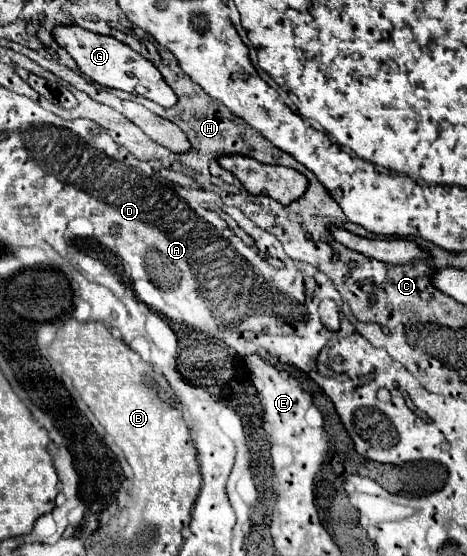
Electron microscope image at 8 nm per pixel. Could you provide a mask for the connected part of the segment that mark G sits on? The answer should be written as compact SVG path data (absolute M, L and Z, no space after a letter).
M59 26L53 30L53 36L59 42L59 46L63 46L71 54L71 58L77 62L83 76L87 76L89 80L93 80L101 86L119 88L123 92L145 96L145 98L149 98L165 108L171 108L173 104L177 104L175 92L163 80L159 70L149 60L145 60L139 52L131 50L129 46L119 42L117 38L95 34L95 32L83 30L81 26Z

